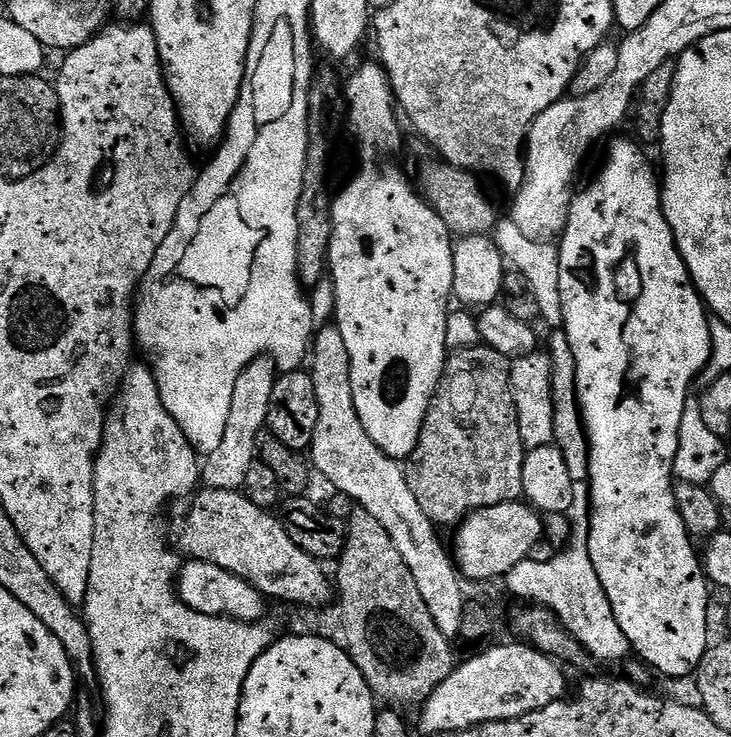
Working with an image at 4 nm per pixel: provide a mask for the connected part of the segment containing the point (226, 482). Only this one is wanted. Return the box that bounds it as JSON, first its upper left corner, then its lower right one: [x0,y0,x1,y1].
[202,356,277,492]

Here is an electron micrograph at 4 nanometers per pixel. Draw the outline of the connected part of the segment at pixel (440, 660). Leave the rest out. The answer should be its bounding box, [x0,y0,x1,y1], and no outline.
[334,506,458,706]

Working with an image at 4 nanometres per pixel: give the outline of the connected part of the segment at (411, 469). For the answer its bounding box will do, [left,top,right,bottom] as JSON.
[406,346,526,525]

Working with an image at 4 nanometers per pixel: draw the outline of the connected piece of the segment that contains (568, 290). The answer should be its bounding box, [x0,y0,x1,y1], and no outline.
[558,140,712,677]

